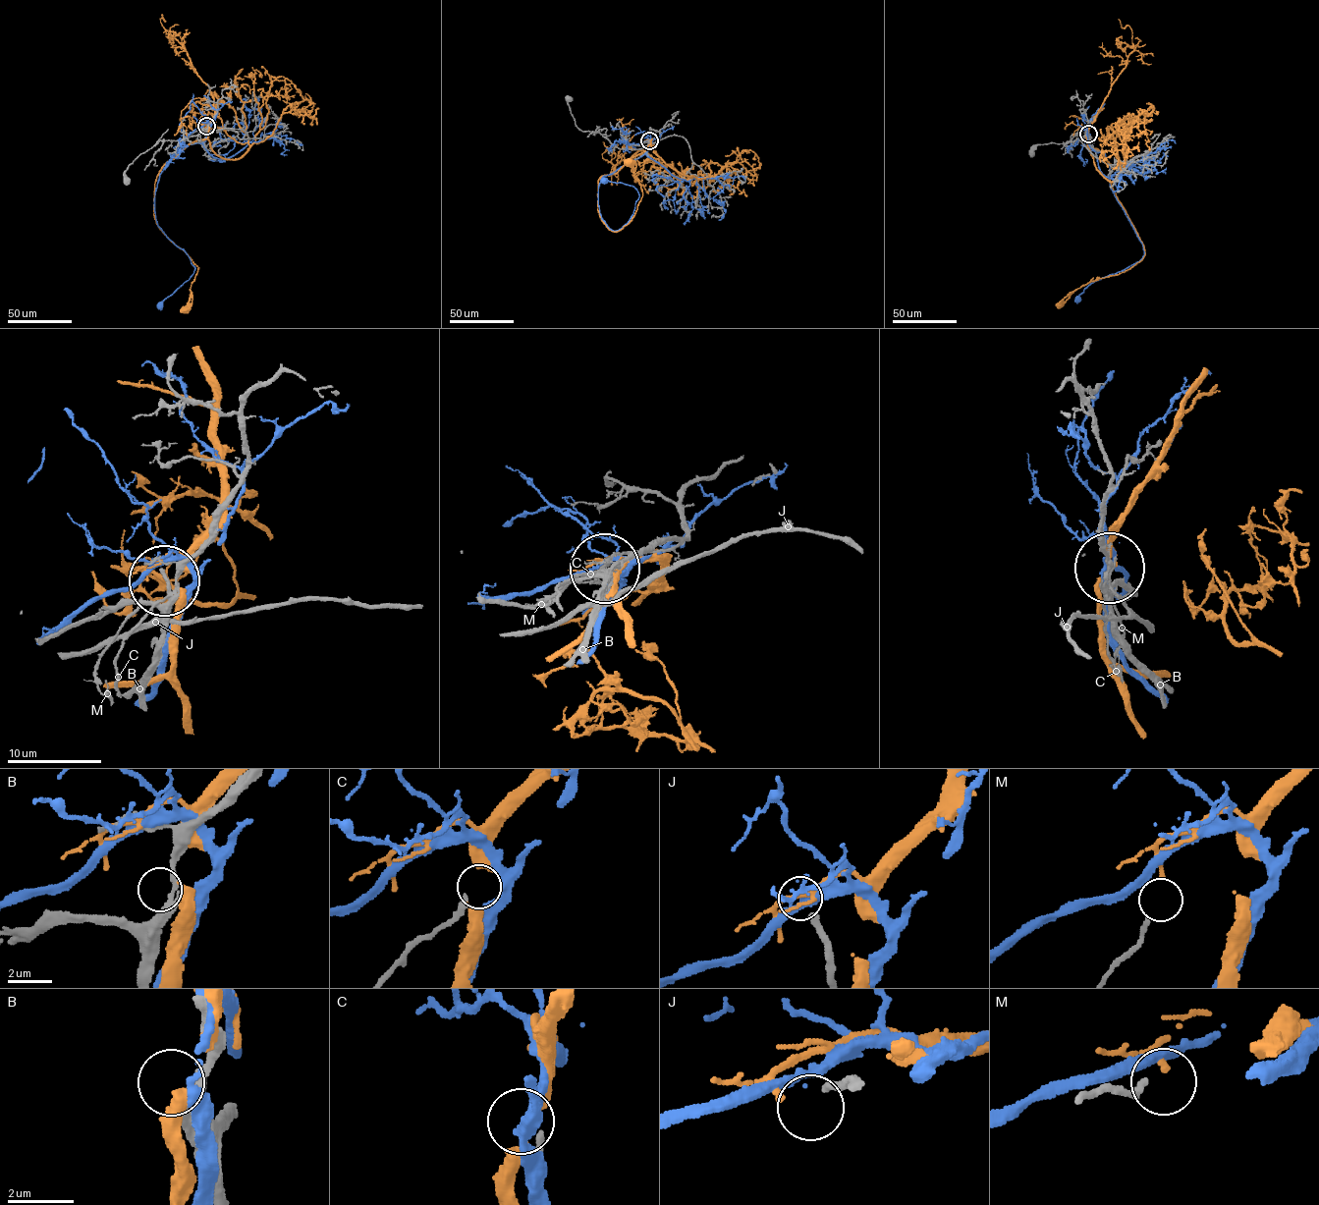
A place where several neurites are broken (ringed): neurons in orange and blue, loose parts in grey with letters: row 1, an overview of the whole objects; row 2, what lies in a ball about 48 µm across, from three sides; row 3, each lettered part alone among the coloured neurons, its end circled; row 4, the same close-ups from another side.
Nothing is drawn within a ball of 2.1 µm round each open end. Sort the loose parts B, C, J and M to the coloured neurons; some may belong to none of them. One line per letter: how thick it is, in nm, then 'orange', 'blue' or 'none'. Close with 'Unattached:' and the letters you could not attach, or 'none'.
B: 280 nm thick; none
C: 200 nm thick; blue
J: 240 nm thick; none
M: 180 nm thick; orange
Unattached: B, J

